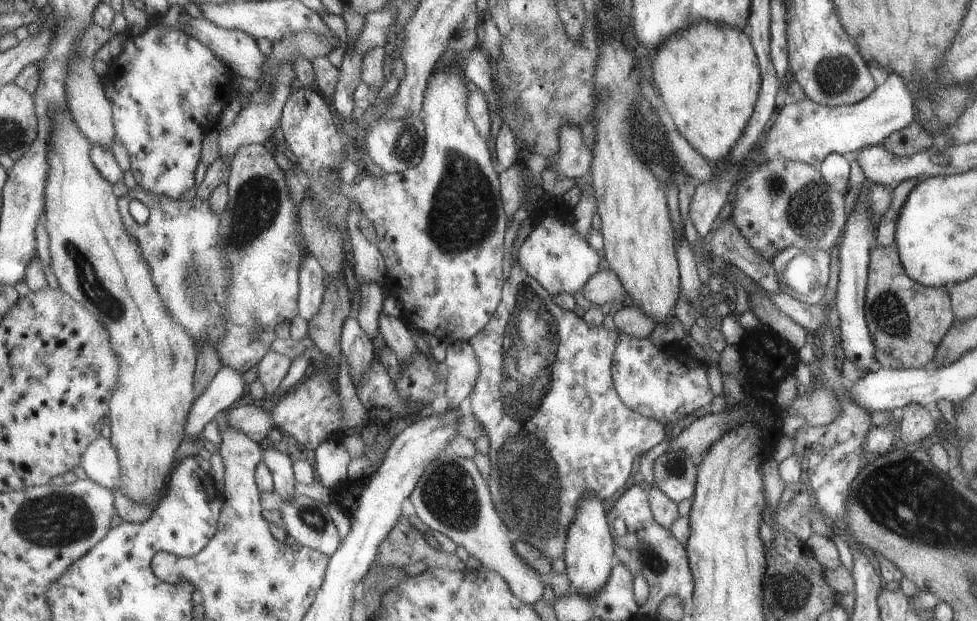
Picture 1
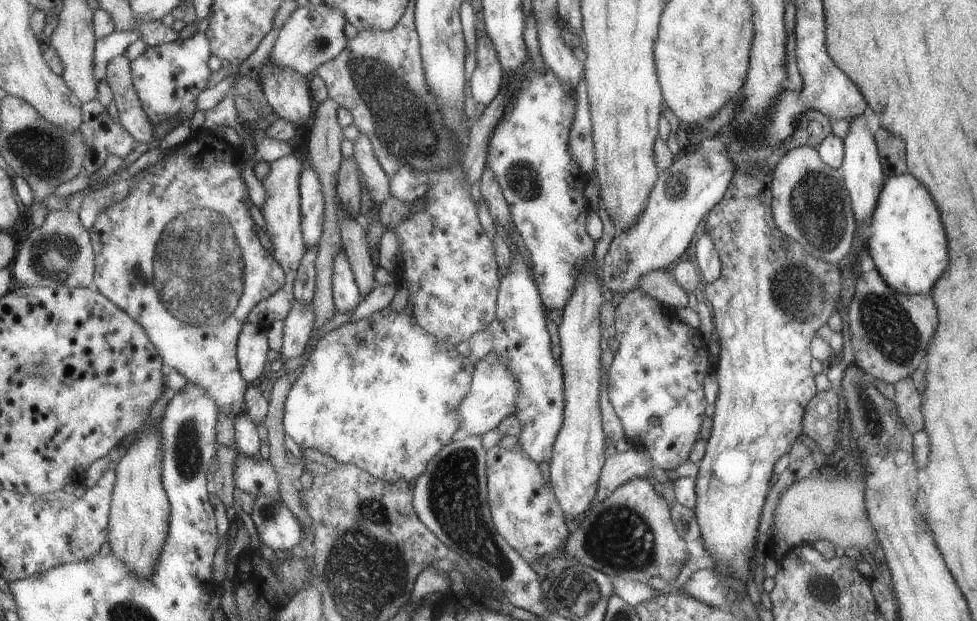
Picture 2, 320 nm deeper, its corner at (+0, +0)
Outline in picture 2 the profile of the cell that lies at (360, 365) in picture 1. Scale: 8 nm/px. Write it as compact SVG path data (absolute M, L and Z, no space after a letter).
M344 250L336 252L331 271L332 301L336 312L353 312L360 300L357 283L354 279Z

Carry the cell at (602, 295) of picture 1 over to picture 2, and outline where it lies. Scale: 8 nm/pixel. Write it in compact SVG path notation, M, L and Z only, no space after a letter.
M669 268L646 272L638 280L638 287L673 310L688 306L693 301L693 297L677 284Z

